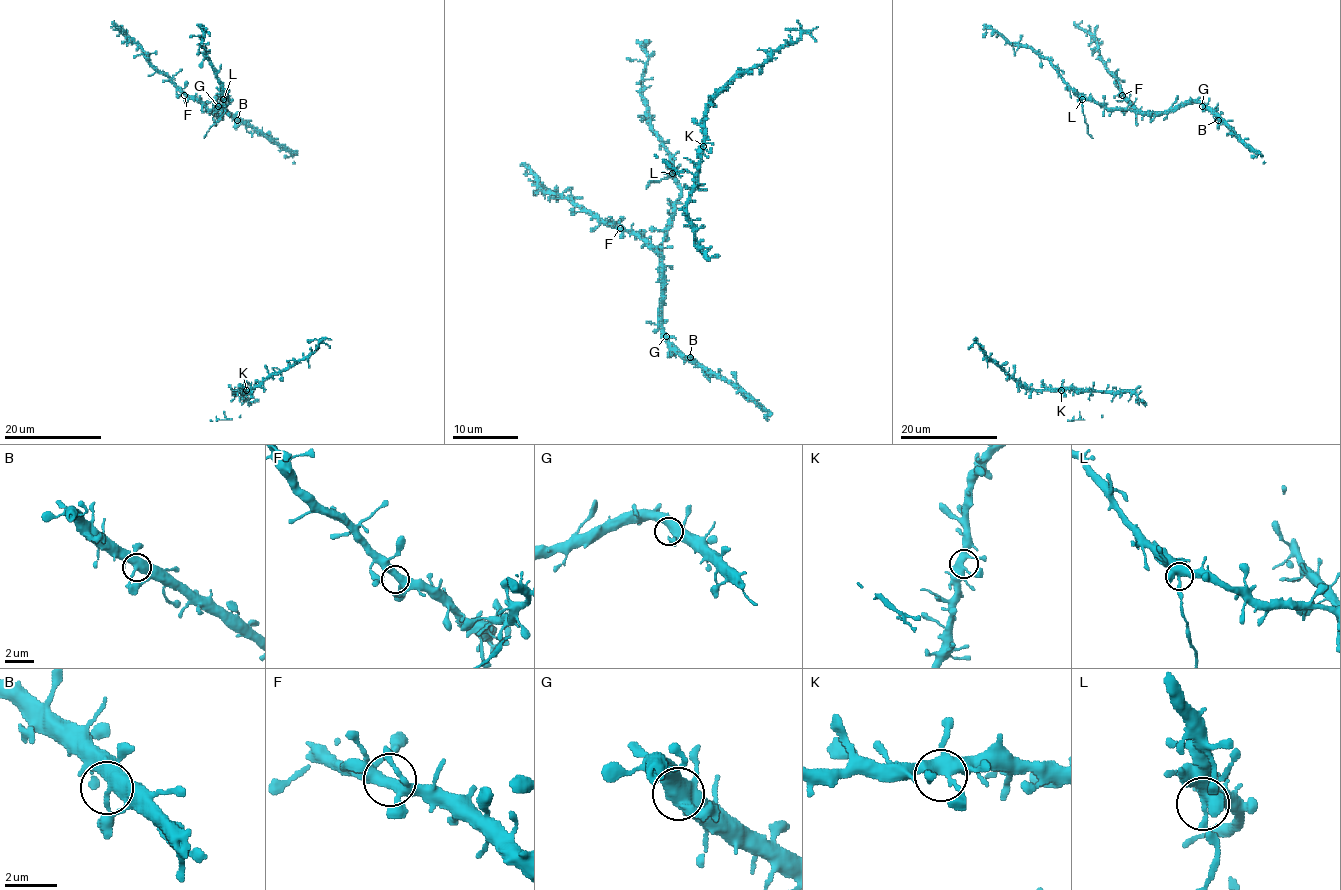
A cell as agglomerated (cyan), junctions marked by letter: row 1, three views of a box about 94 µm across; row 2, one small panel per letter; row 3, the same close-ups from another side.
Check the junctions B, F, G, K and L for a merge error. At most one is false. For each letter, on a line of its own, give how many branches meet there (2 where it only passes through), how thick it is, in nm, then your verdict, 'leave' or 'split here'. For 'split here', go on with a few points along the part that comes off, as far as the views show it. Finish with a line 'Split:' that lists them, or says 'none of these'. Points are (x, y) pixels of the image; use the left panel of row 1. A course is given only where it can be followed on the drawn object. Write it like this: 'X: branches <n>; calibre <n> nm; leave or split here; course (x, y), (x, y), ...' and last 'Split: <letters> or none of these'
B: branches 5; calibre 400 nm; leave
F: branches 5; calibre 380 nm; leave
G: branches 4; calibre 480 nm; leave
K: branches 5; calibre 440 nm; leave
L: branches 5; calibre 480 nm; split here; course (223, 99), (226, 111), (204, 138)
Split: L

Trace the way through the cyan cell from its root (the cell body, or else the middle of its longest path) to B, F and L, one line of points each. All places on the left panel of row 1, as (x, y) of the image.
B: (204, 138), (224, 112), (223, 100), (229, 102), (216, 111), (215, 103), (237, 120)
F: (204, 138), (224, 112), (223, 100), (229, 102), (222, 109), (207, 110), (184, 95)
L: (204, 138), (224, 112), (223, 99)

